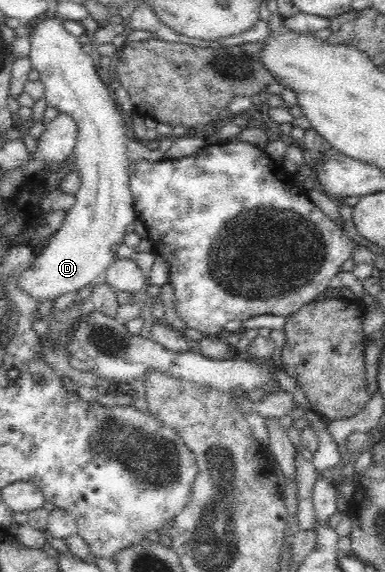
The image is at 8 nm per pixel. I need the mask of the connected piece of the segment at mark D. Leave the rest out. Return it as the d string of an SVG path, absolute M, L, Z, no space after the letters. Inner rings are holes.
M54 18L39 21L28 34L31 41L31 56L28 58L32 67L39 72L43 96L47 106L55 107L60 113L69 115L78 127L78 137L75 145L76 169L78 169L80 188L75 197L73 207L66 212L63 225L44 245L34 259L33 265L24 269L19 277L19 290L25 292L36 305L47 301L55 301L61 295L77 293L91 283L102 279L103 273L118 258L118 247L123 244L127 233L127 225L131 225L137 216L129 187L129 151L127 140L130 138L129 120L120 112L117 102L111 99L111 93L101 81L95 65L95 56L86 54L78 39L68 33L62 21Z

